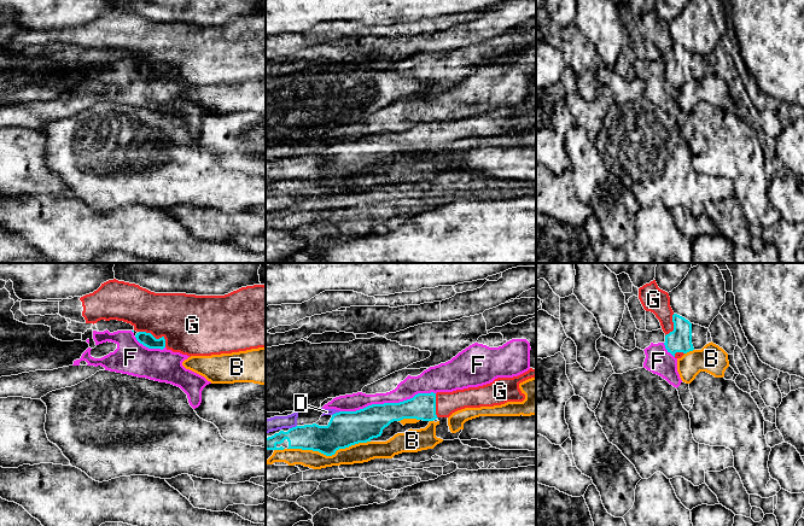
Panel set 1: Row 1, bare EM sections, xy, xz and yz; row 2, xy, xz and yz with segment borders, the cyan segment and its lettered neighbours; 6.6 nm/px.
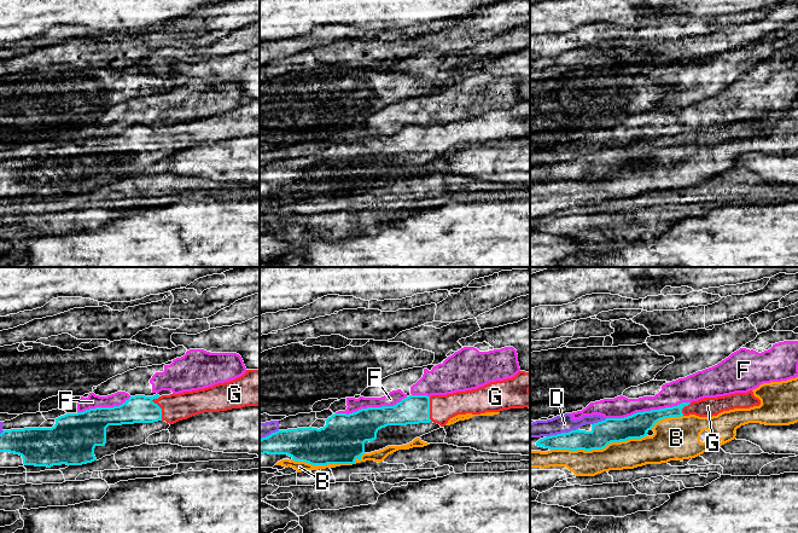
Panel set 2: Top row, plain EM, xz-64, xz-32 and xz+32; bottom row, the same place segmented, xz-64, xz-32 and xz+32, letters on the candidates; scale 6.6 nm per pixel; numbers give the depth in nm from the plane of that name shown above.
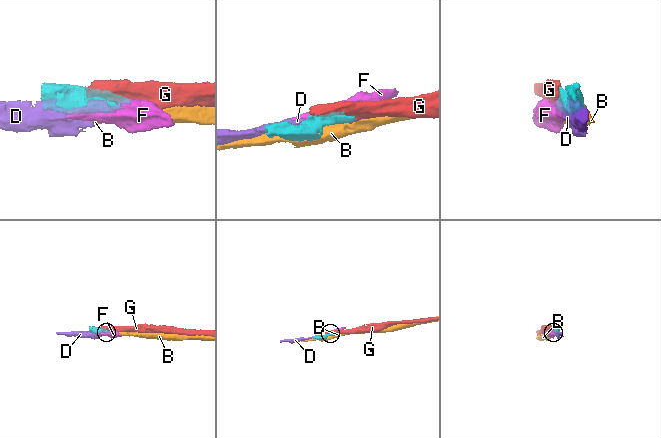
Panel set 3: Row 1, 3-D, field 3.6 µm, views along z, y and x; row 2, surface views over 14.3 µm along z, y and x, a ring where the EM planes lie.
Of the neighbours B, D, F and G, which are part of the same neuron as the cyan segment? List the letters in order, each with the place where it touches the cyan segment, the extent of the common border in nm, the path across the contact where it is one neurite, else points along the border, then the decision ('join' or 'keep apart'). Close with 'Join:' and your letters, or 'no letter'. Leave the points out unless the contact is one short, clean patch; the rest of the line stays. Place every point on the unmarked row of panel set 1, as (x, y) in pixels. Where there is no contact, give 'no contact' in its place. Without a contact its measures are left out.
B: xz (328, 185) | 550 nm | keep apart
D: xz (336, 142) | 60 nm | keep apart
F: xz (386, 133) | 650 nm | keep apart
G: xy (155, 68) | 220 nm | join
Join: G

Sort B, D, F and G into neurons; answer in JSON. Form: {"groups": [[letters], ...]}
{"groups": [["B"], ["D", "F"], ["G"]]}

